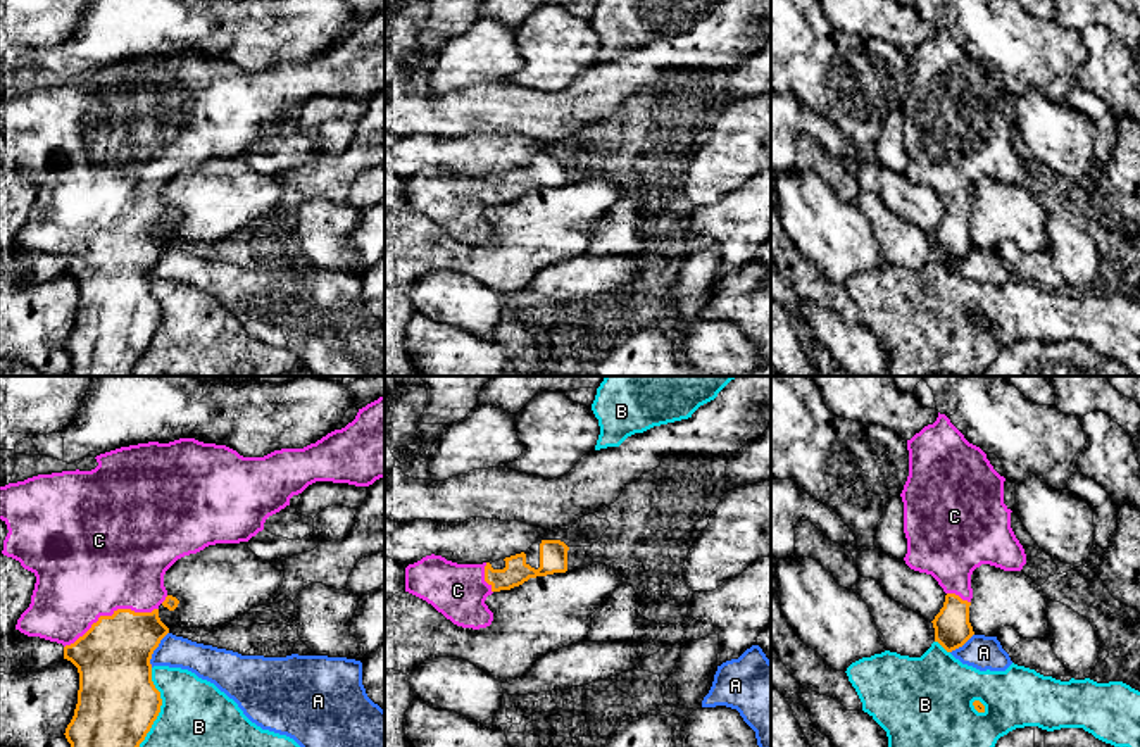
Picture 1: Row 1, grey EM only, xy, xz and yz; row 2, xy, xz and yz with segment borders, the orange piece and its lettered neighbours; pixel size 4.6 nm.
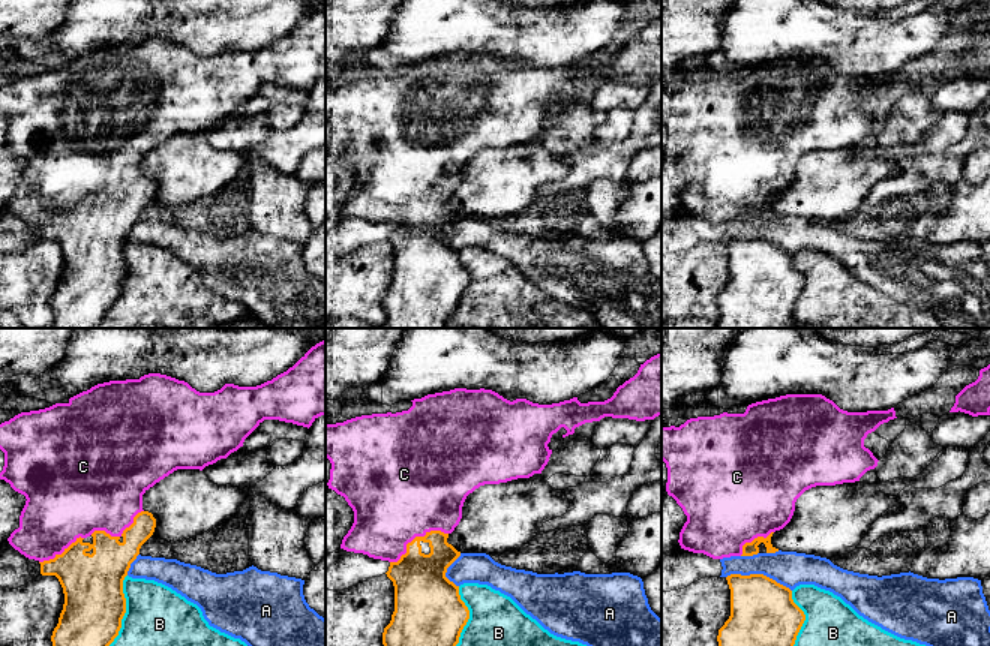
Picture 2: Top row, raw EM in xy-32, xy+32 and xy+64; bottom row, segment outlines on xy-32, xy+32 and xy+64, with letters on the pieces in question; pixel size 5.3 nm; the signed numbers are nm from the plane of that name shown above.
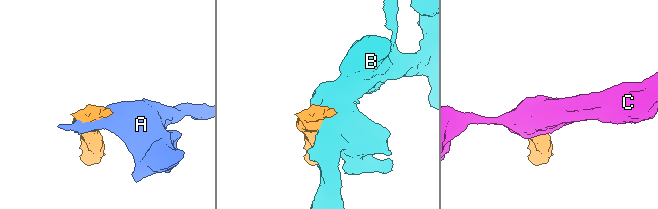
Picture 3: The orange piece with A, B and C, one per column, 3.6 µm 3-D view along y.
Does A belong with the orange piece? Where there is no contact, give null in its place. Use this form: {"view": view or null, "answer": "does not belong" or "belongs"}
{"view": "xy", "answer": "does not belong"}

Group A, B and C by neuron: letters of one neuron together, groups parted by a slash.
A / B / C

